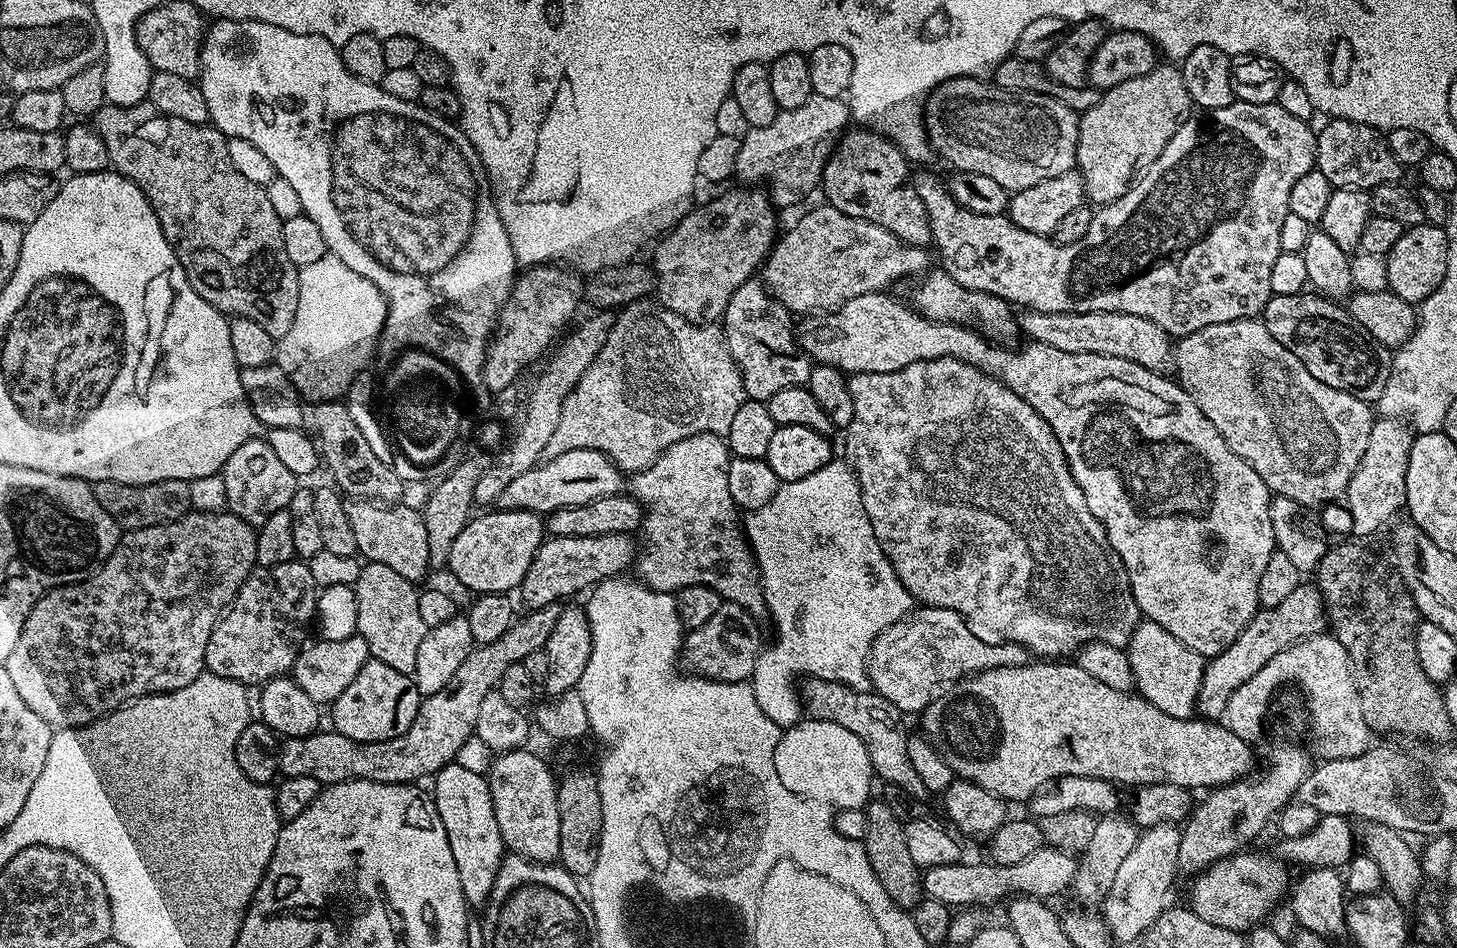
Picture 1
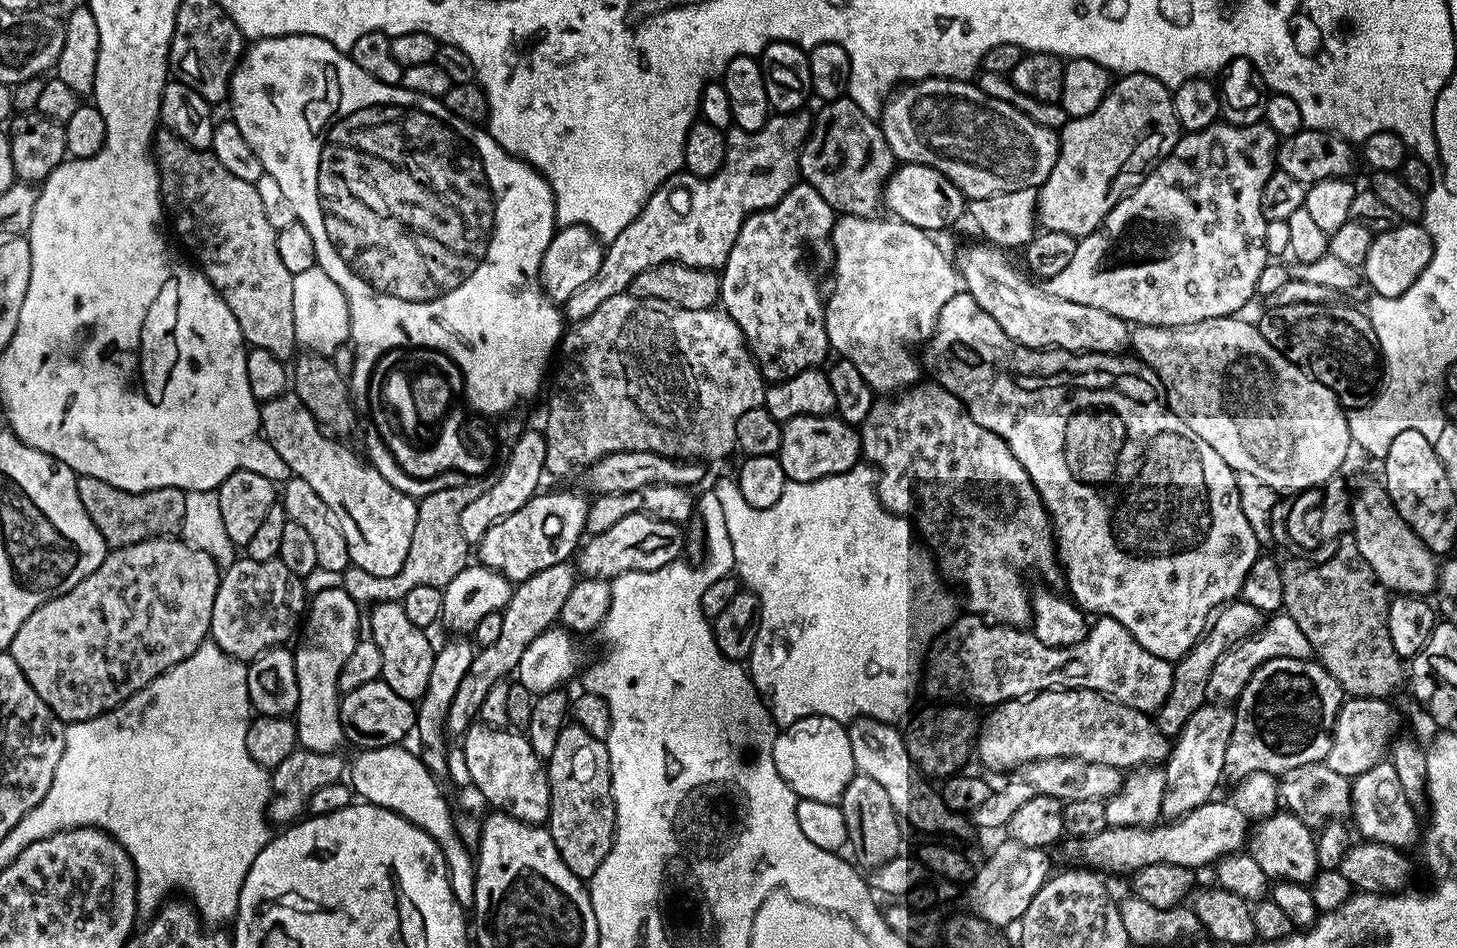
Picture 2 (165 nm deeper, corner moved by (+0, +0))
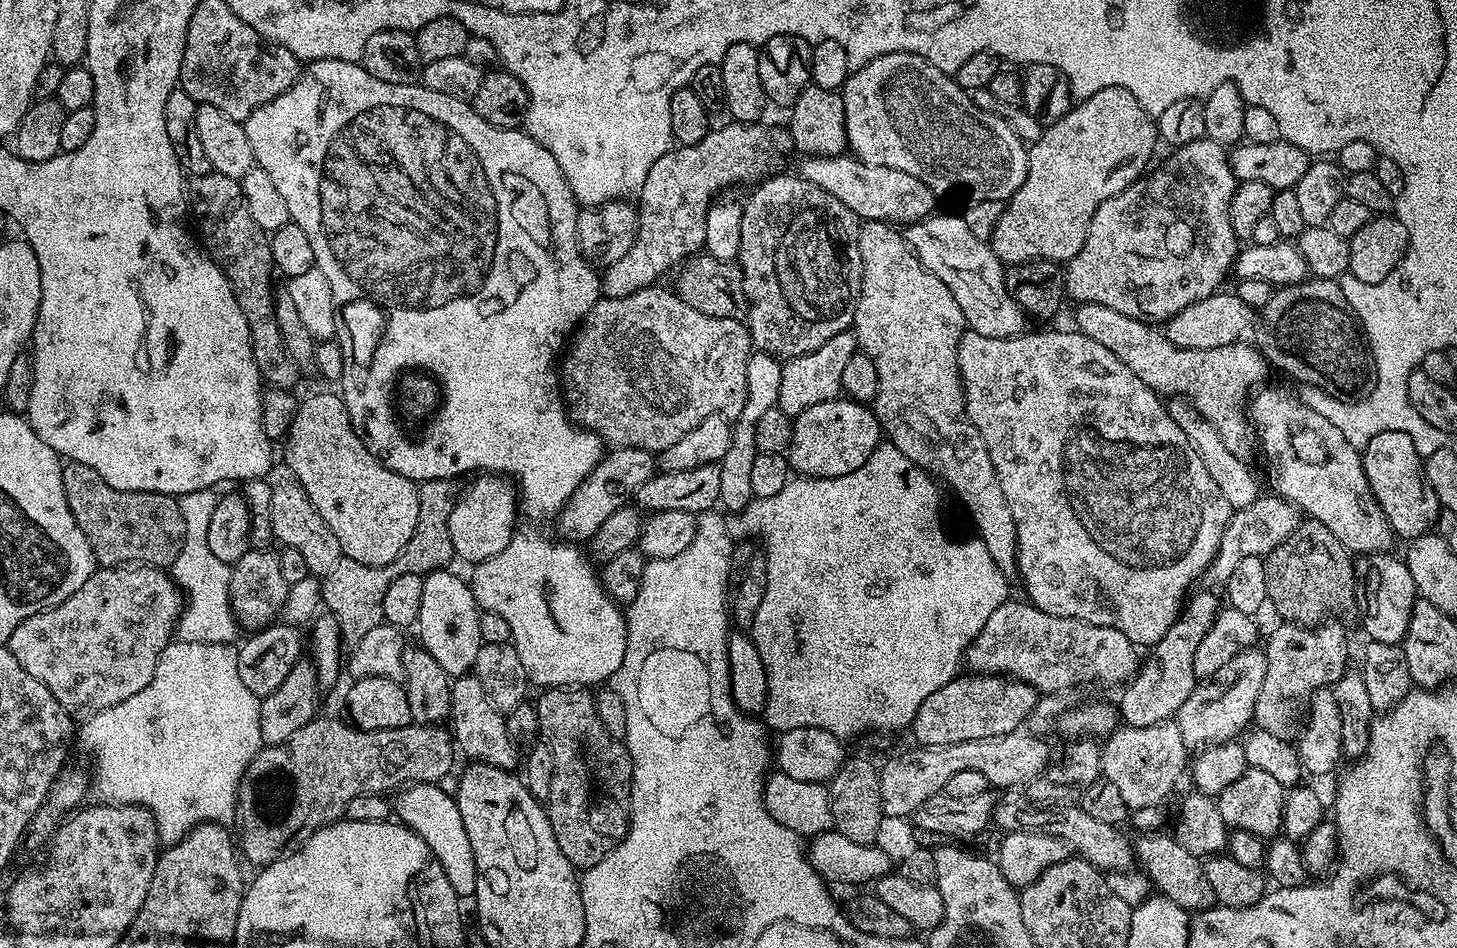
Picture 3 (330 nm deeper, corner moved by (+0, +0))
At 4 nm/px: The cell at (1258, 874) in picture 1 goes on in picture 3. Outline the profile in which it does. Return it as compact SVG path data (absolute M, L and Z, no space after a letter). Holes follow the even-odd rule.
M1004 790L999 793L994 813L994 824L1005 833L1033 832L1034 834L1050 834L1070 842L1073 853L1079 859L1093 864L1101 872L1127 872L1137 863L1133 845L1124 837L1124 828L1101 822L1086 814L1079 803L1069 802L1059 806L1030 806L1030 801L1023 791Z

